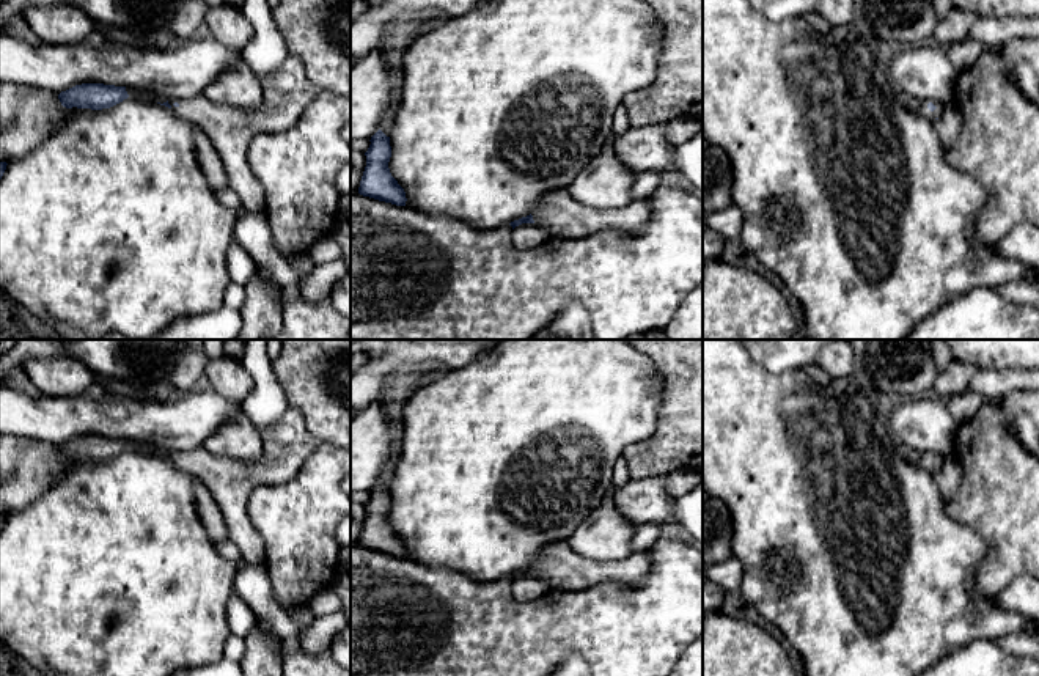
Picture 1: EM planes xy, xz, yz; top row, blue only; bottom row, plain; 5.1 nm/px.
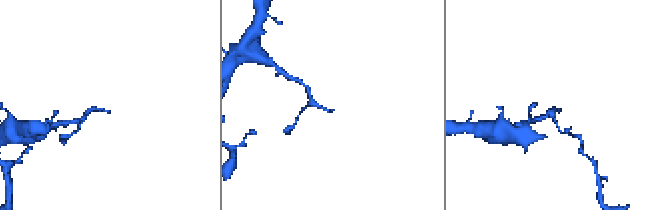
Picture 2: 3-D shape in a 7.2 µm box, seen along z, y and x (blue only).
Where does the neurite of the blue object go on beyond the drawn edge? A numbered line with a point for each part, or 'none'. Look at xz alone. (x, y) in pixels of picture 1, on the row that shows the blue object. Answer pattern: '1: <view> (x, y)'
1: xz (560, 214)

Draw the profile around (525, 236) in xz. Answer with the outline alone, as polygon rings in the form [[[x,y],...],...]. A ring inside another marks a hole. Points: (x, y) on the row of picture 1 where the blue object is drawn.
[[[522,223],[512,230],[511,239],[517,248],[528,250],[549,241],[550,234],[538,223]]]

